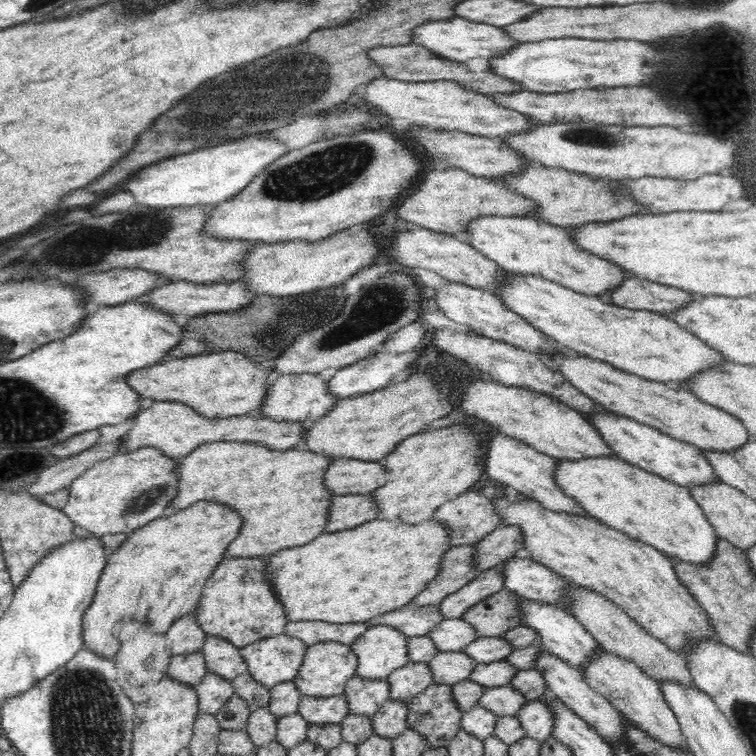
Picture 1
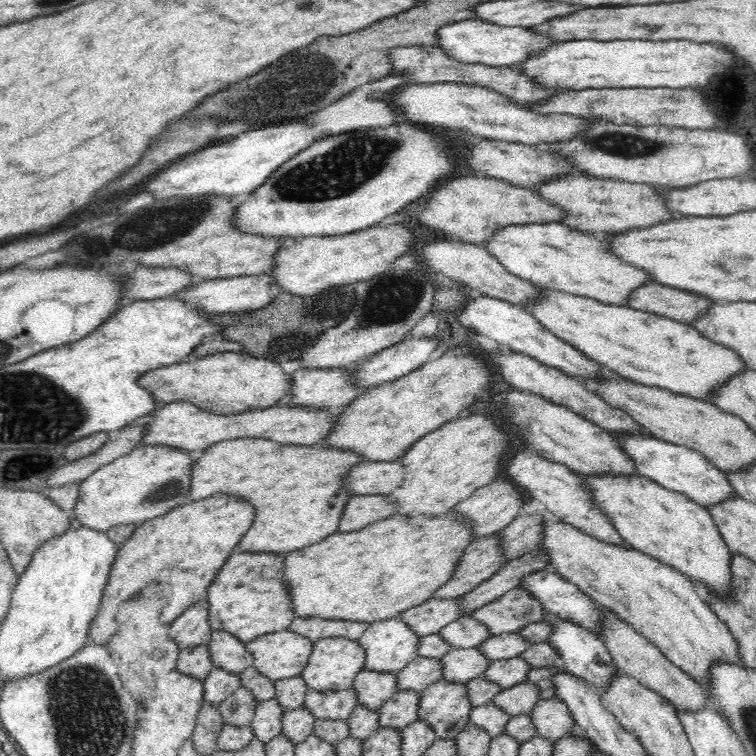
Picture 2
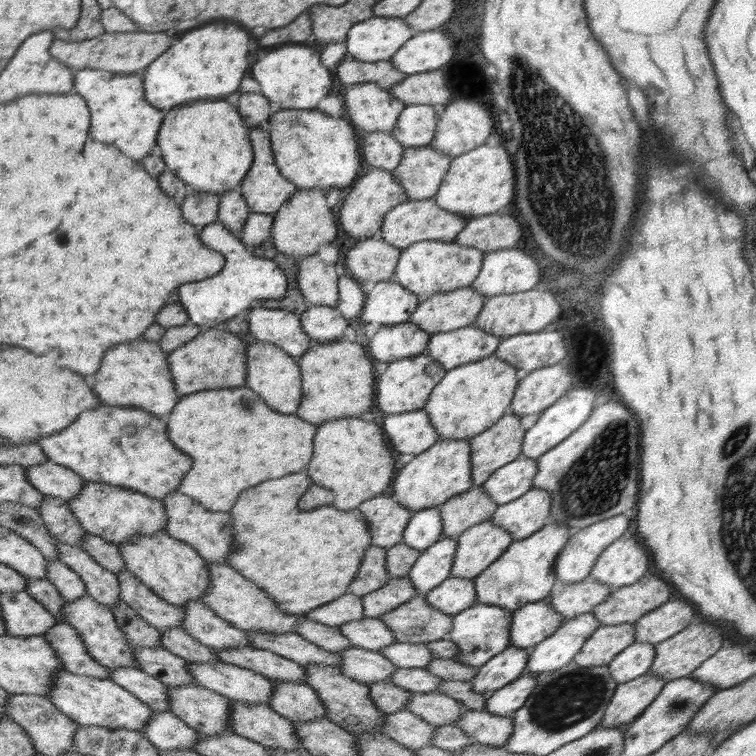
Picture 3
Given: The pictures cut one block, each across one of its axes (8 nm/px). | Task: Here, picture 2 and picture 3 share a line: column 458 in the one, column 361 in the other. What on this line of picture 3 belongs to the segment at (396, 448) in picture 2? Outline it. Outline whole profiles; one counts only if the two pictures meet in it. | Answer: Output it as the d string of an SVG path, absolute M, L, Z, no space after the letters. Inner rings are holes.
M348 340L320 344L313 342L300 357L302 400L296 414L318 426L340 417L360 417L374 404L374 379L377 372L367 352L366 344Z

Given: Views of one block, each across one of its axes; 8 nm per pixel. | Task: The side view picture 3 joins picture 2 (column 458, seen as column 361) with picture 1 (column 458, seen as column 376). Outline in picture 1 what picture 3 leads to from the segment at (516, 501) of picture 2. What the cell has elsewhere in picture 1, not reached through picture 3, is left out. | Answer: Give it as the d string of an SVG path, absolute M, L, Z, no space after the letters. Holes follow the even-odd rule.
M488 484L487 490L466 491L445 502L438 510L435 510L430 519L441 522L443 527L451 532L449 546L472 545L501 525L500 515L493 511L493 502L500 497L504 497L503 487Z

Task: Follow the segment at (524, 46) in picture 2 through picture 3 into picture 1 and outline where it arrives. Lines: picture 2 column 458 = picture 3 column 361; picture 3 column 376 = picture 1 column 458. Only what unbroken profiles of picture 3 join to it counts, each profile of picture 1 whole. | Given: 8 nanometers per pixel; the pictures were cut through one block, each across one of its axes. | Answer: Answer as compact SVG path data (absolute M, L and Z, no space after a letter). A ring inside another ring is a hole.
M456 16L444 20L431 20L416 26L411 34L411 42L424 46L436 55L458 62L466 62L470 58L486 58L488 60L496 55L504 54L507 50L520 44L508 36L501 27Z

